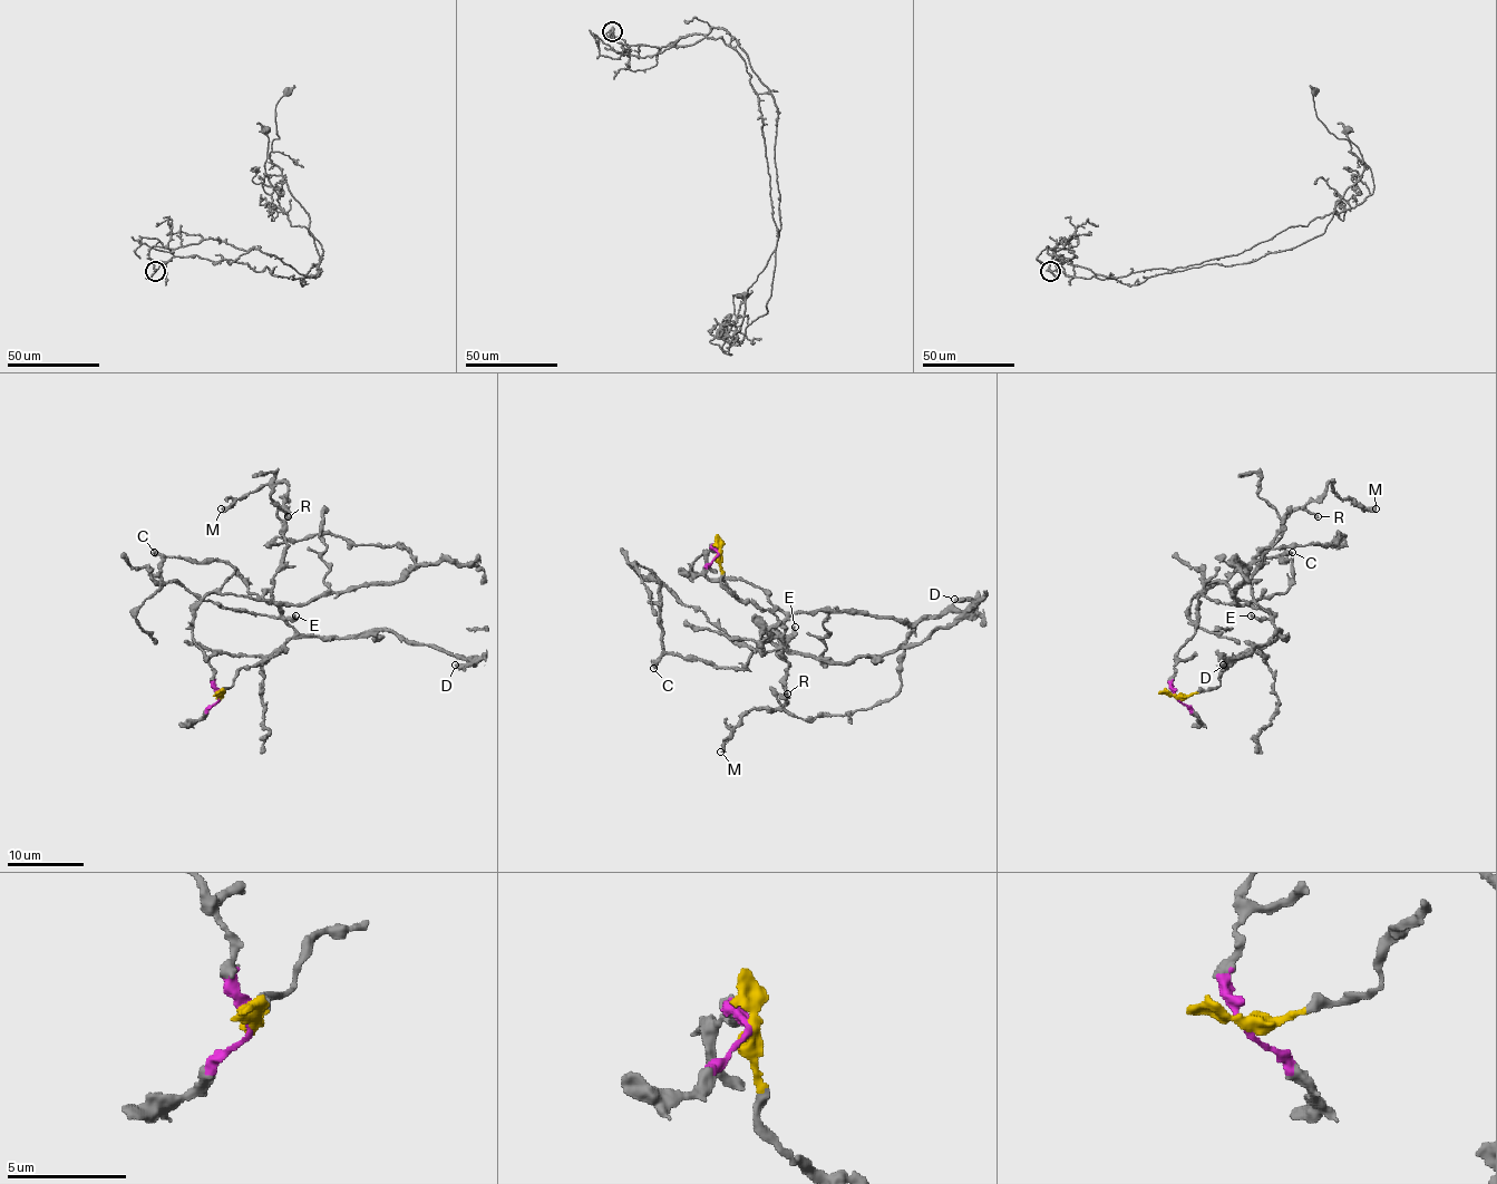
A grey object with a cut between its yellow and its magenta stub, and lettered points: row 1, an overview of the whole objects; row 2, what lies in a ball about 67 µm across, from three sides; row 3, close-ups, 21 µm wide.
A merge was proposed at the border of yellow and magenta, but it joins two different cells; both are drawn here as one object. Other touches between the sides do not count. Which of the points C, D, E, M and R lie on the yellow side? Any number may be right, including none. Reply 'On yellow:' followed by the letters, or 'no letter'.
On yellow: D, E, M, R

